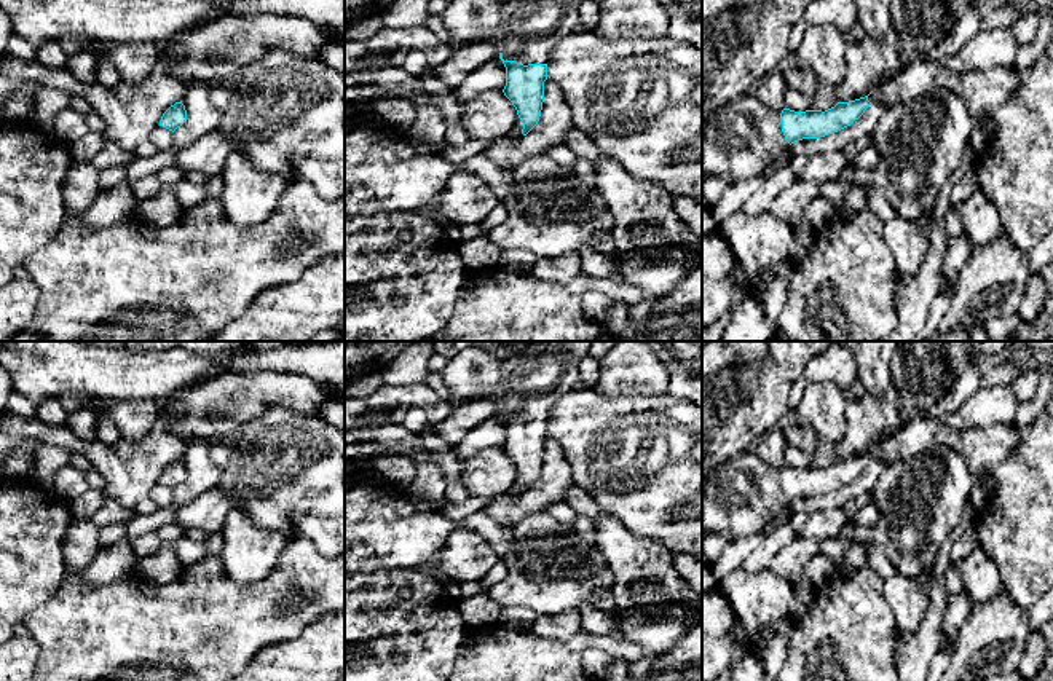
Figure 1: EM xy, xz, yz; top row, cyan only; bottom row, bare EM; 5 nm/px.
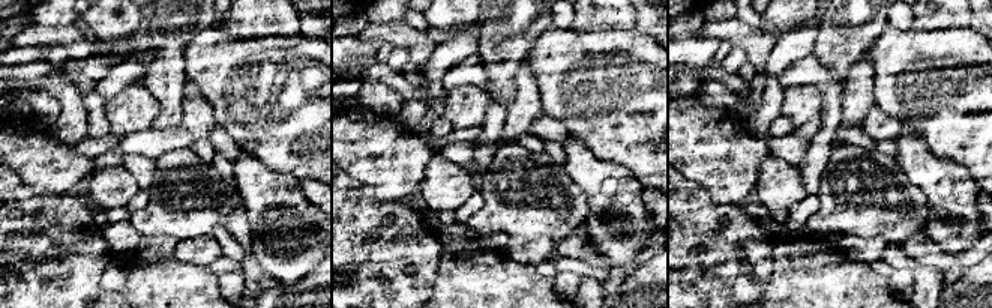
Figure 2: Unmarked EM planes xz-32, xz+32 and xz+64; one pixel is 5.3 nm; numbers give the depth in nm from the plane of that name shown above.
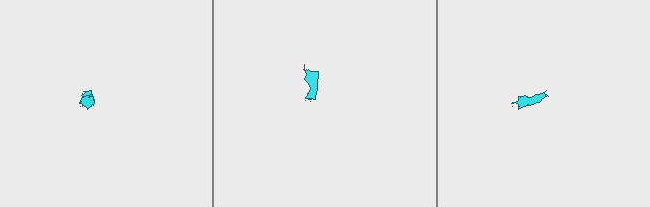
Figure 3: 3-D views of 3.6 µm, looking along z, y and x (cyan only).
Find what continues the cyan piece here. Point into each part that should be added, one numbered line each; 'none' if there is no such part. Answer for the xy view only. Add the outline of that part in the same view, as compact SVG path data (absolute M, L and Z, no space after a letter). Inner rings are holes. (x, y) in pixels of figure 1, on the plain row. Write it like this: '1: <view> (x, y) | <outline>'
none

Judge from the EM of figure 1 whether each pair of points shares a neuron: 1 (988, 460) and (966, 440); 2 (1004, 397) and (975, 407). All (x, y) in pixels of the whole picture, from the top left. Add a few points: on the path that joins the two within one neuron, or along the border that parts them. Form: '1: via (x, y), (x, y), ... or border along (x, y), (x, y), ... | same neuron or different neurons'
1: via (983, 455), (970, 444) | same neuron
2: via (997, 404), (982, 407) | same neuron

